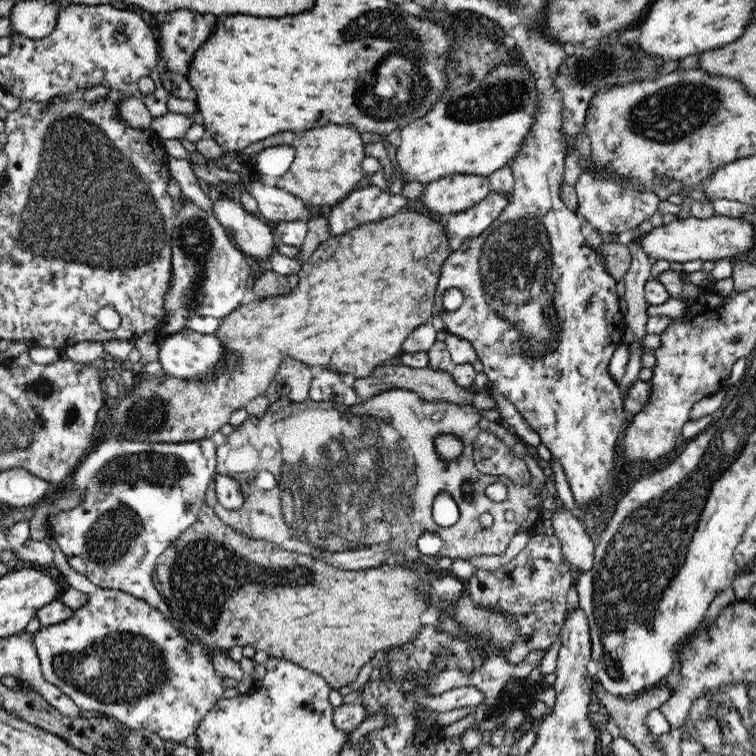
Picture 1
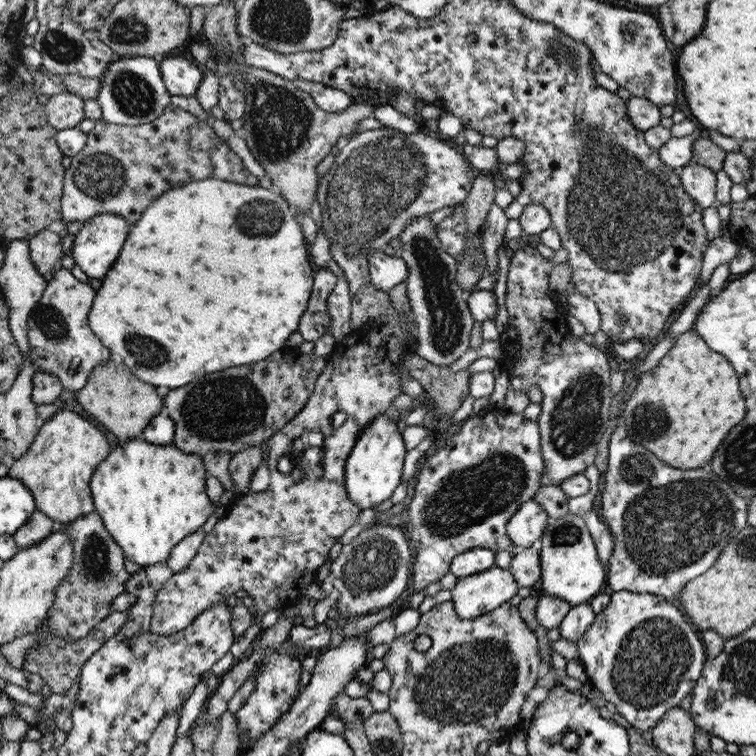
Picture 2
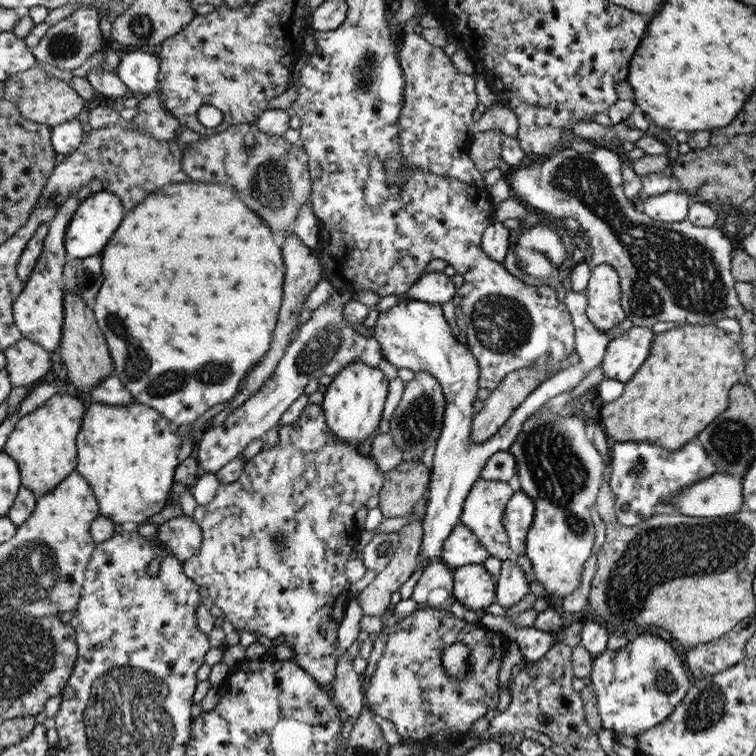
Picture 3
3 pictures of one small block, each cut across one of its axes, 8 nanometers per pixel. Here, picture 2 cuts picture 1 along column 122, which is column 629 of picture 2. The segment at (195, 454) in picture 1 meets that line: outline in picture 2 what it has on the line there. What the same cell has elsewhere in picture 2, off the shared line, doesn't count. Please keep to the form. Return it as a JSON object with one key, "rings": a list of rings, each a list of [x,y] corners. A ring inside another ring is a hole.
{"rings":[[[622,423],[611,434],[608,448],[608,468],[603,473],[604,482],[600,490],[600,517],[614,543],[607,569],[607,590],[655,594],[675,604],[684,585],[714,566],[720,551],[740,534],[740,530],[749,526],[749,502],[736,496],[723,478],[706,472],[704,468],[682,470],[662,462],[645,446],[632,442]]]}

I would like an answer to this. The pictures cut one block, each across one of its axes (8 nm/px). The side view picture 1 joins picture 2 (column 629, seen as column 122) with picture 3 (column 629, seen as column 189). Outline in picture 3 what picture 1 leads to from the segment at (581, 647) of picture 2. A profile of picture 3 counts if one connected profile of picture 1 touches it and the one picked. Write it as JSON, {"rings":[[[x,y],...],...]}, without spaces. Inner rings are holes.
{"rings":[[[656,632],[638,633],[629,639],[628,644],[618,650],[606,649],[600,653],[593,661],[589,678],[596,690],[596,708],[602,726],[616,735],[636,736],[669,718],[692,682],[671,642],[656,636]]]}

